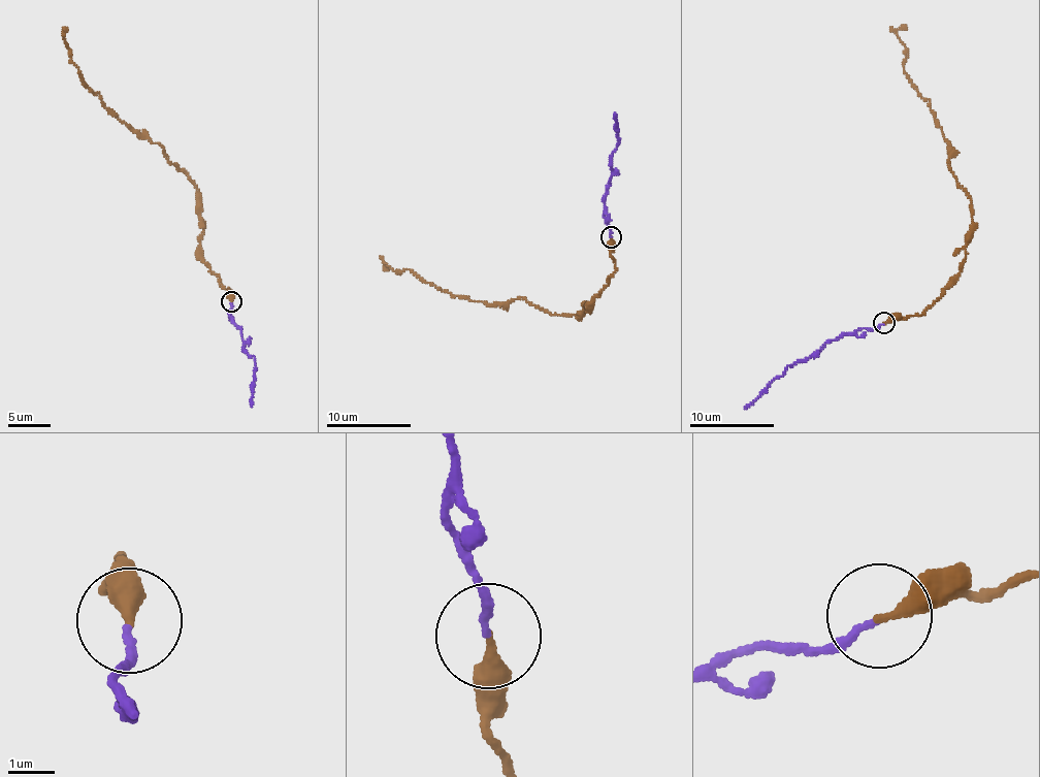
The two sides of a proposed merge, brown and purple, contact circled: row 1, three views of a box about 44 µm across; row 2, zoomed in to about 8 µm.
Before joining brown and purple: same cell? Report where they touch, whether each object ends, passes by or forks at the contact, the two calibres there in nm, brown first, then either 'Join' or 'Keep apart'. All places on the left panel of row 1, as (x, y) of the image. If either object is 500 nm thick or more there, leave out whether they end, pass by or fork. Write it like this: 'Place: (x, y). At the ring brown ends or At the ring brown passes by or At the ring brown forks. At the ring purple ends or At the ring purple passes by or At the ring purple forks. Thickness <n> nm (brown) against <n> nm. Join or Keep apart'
Place: (231, 301). At the ring brown ends. At the ring purple ends. Thickness 300 nm (brown) against 150 nm. Join

